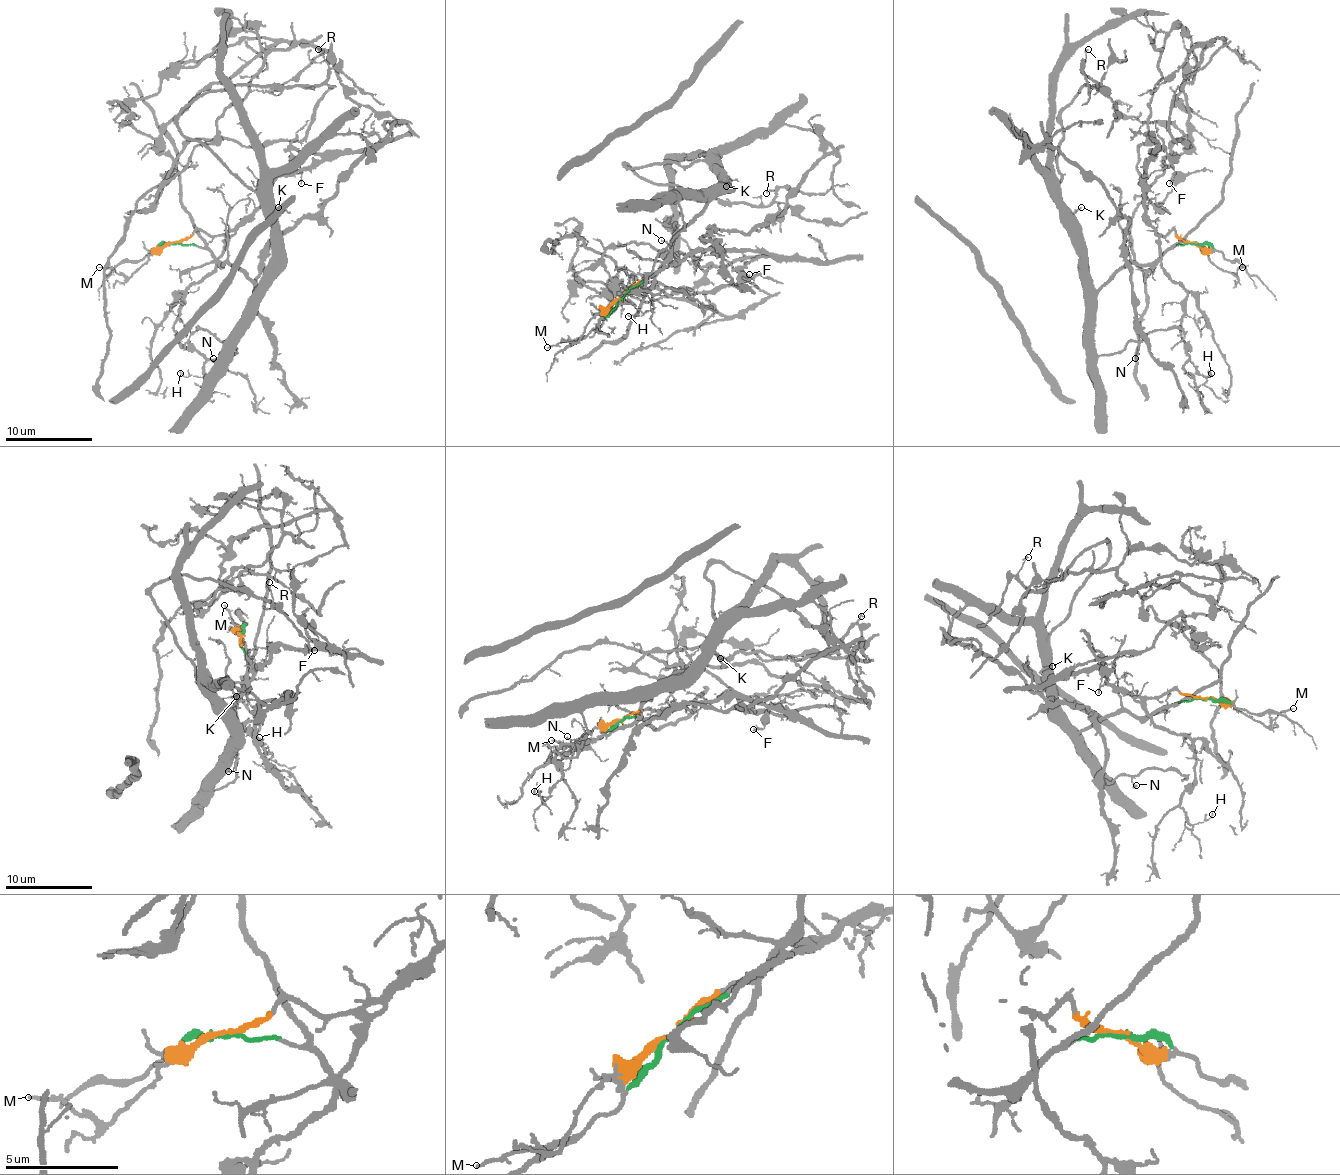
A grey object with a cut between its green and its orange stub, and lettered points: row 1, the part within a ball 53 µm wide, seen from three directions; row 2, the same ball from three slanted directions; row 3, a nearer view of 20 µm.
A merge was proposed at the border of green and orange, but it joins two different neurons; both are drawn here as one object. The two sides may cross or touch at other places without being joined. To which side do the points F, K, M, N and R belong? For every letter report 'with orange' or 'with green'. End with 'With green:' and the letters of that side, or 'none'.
F: with orange
K: with green
M: with orange
N: with green
R: with green
With green: K, N, R

